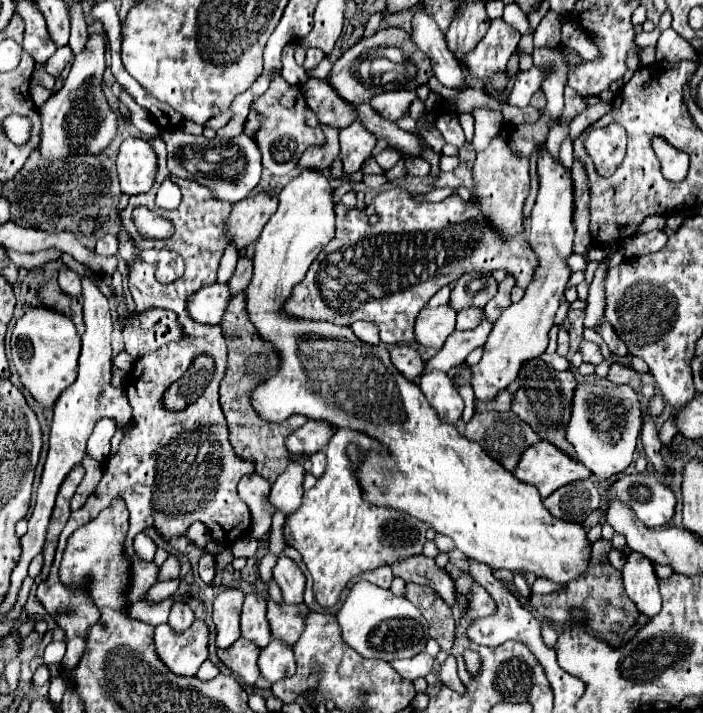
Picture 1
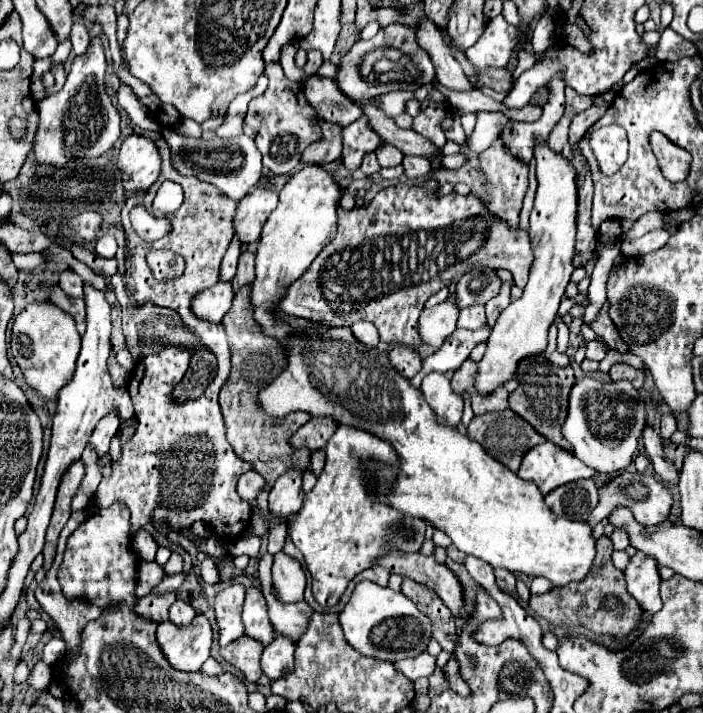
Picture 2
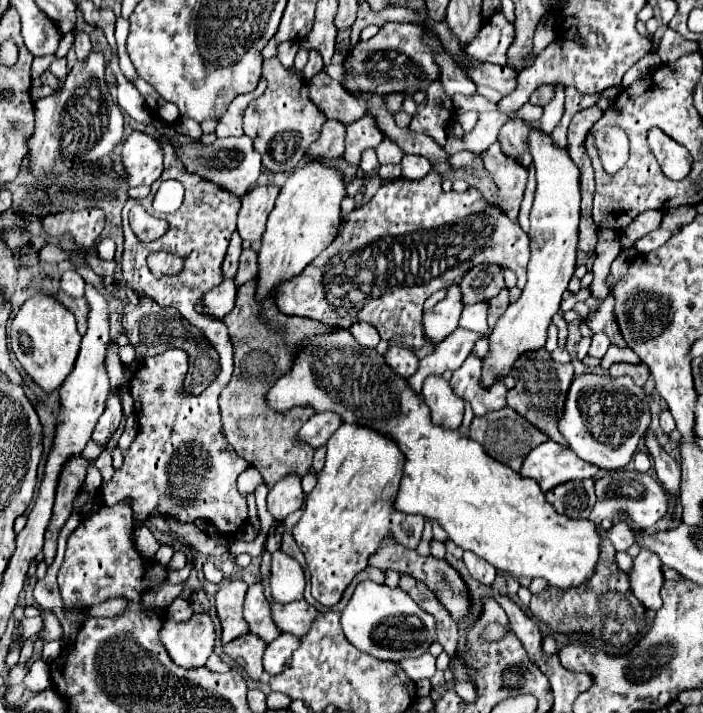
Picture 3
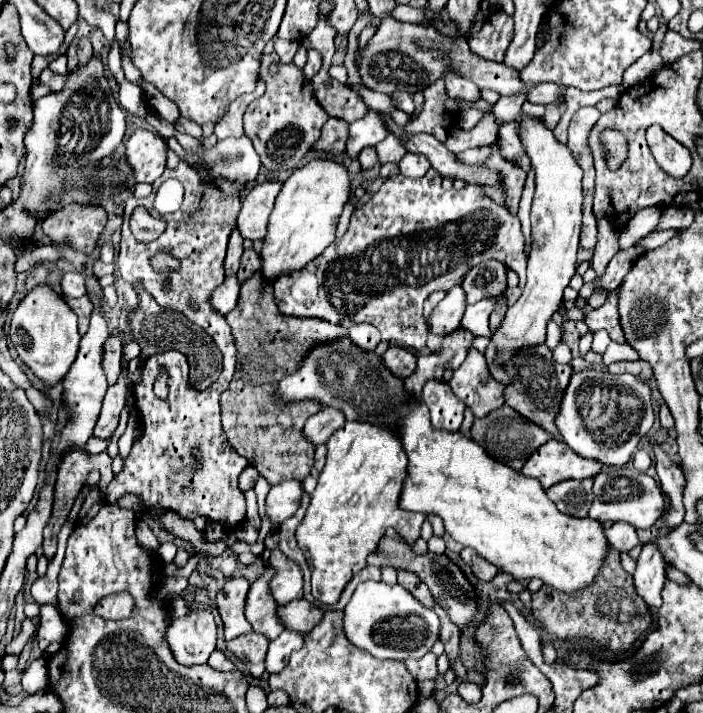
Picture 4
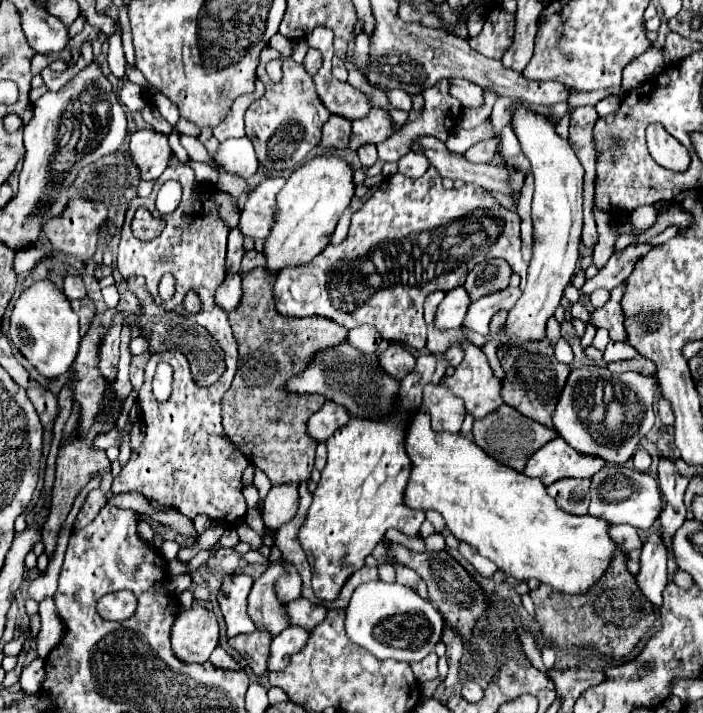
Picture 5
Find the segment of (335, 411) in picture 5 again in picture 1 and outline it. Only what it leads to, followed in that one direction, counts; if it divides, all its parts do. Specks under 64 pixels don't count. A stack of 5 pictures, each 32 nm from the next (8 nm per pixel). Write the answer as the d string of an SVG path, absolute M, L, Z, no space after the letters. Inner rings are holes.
M308 420L302 428L298 428L296 432L292 432L288 436L286 446L292 452L314 454L314 452L326 448L332 434L334 434L334 428L330 424L318 422L318 420Z

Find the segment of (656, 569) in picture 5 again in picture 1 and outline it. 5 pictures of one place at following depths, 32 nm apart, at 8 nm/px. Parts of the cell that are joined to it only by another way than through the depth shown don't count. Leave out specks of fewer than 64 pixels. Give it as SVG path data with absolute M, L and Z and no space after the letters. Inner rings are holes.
M630 554L626 566L622 568L626 594L636 602L638 610L646 616L654 616L662 608L658 592L658 576L654 572L654 562L642 554Z

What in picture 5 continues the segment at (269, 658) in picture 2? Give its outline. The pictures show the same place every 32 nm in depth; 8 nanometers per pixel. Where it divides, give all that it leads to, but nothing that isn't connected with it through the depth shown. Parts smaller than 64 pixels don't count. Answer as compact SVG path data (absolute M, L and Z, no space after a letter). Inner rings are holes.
M288 626L284 632L280 632L272 640L272 658L268 662L268 670L284 670L290 662L290 656L300 652L304 644L308 642L310 630L300 628L300 626Z

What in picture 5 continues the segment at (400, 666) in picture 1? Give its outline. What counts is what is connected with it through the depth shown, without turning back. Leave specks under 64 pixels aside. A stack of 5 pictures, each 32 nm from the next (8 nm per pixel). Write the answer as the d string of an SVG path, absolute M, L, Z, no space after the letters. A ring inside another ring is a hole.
M430 652L422 662L410 664L410 666L412 666L412 672L418 678L418 682L438 678L438 656L436 656L436 652Z

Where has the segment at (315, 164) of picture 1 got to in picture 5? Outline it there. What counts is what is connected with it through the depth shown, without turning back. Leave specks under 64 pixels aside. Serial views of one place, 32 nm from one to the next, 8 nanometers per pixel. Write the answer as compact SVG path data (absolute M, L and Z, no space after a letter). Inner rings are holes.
M332 114L330 120L322 128L322 142L320 144L344 148L344 146L348 146L350 136L352 136L352 120Z

